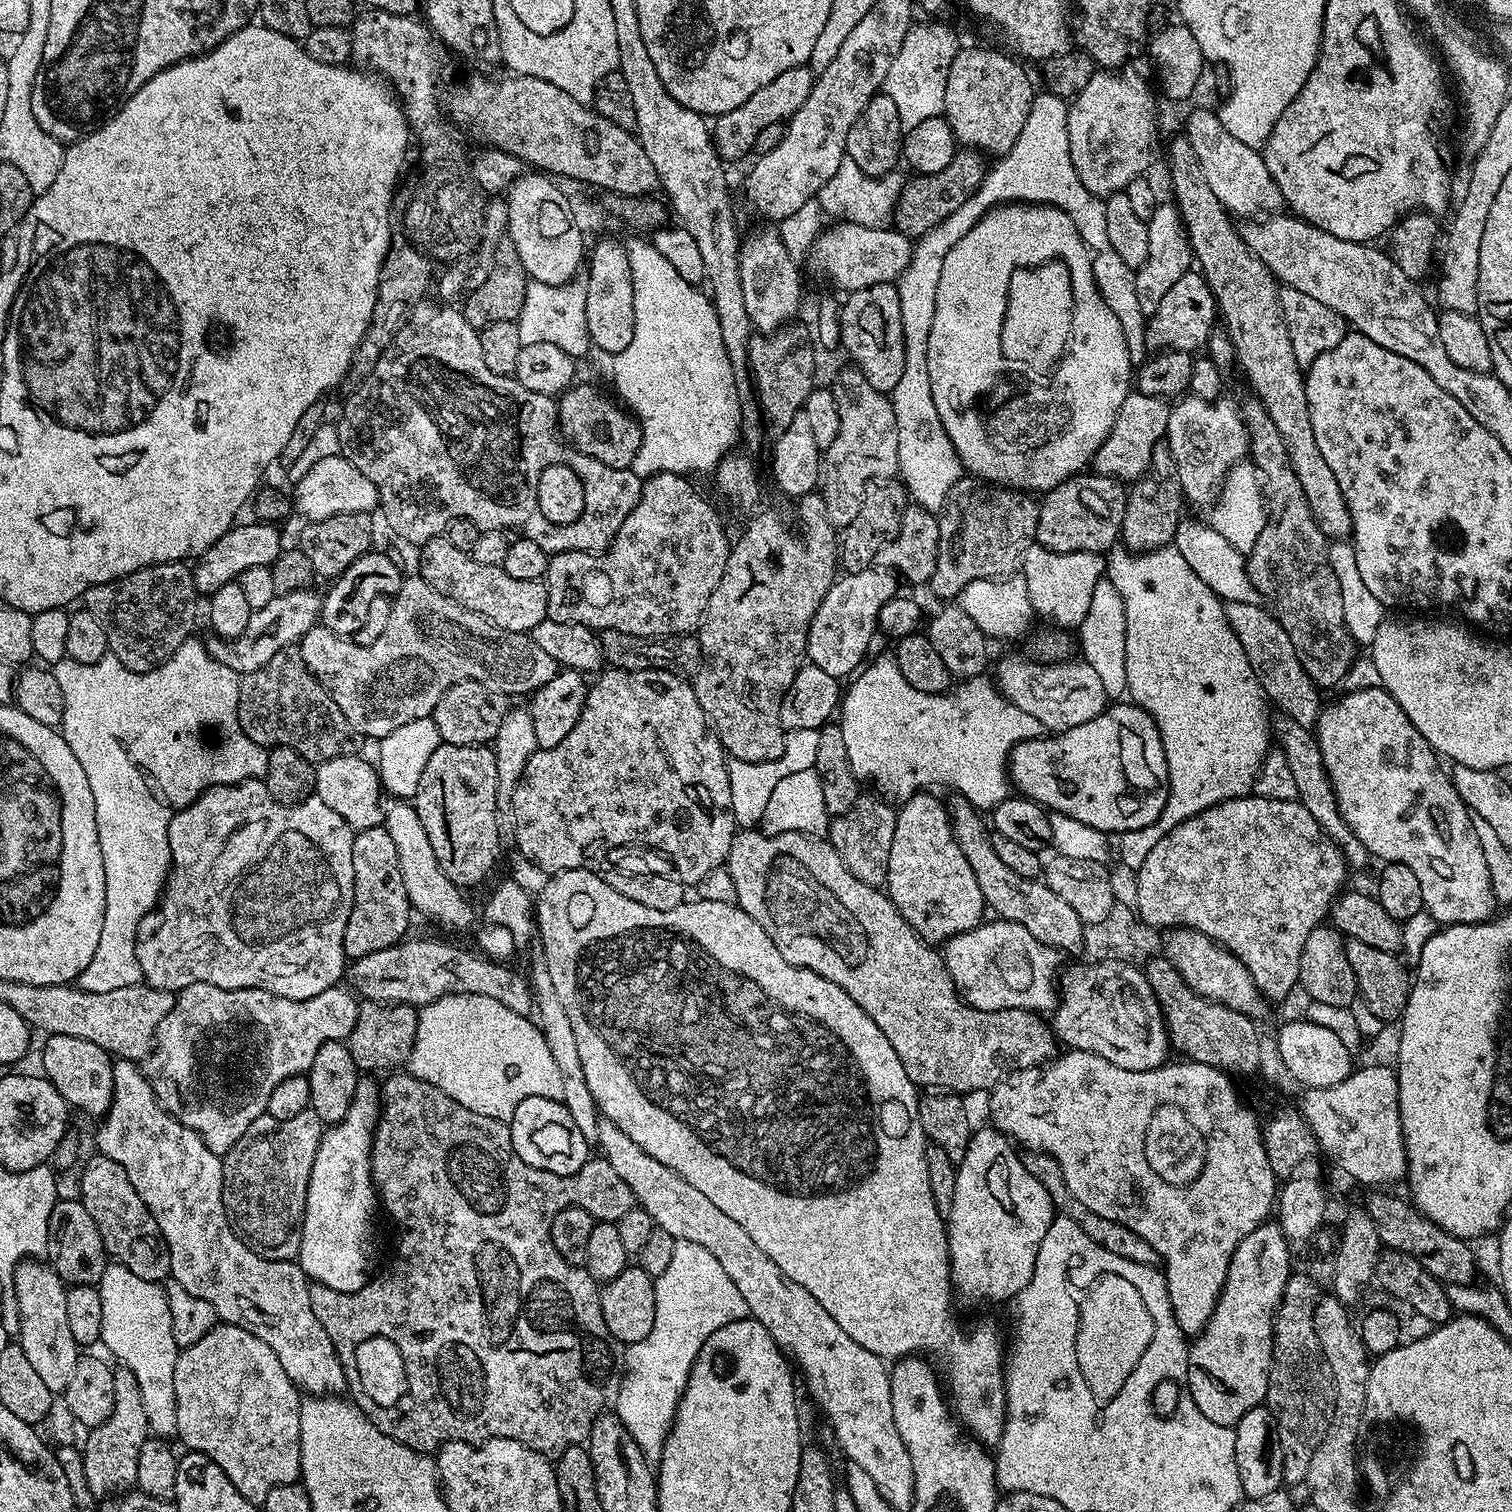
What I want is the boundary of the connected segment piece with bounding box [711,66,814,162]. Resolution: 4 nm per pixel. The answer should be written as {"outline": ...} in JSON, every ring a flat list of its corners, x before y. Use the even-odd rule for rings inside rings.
{"outline":[[811,67,791,68,783,74,778,74,774,82,762,86,762,90,756,91,750,98,746,98,742,106,734,106,734,110,715,117,714,127,711,129,712,143,716,145,721,157,731,162,742,159,746,154,749,155,754,146,754,138,758,138,758,130,766,130,766,126,788,121,800,109,802,102,810,98,813,79,814,72]]}

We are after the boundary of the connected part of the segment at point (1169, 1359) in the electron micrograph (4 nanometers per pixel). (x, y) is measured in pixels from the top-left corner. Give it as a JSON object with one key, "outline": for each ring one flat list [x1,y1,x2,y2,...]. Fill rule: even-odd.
{"outline":[[1125,1264,1124,1266,1112,1267,1106,1266,1103,1272,1110,1272,1110,1274,1116,1274,1122,1278,1122,1274,1134,1284,1138,1284,1138,1288,1142,1289,1142,1302,1144,1306,1148,1308,1148,1312,1154,1318,1156,1322,1156,1338,1152,1342,1152,1346,1144,1352,1144,1358,1140,1360,1136,1372,1132,1374,1130,1378,1130,1370,1126,1372,1120,1388,1112,1394,1112,1396,1106,1396,1106,1398,1114,1398,1114,1400,1120,1400,1122,1394,1124,1394,1124,1388,1128,1382,1140,1382,1140,1386,1148,1386,1149,1390,1155,1393,1160,1388,1159,1384,1164,1384,1167,1380,1180,1380,1183,1381,1188,1374,1188,1350,1190,1347,1189,1341,1186,1339,1184,1331,1178,1326,1178,1322,1174,1318,1174,1310,1170,1306,1170,1298,1168,1297,1167,1287,1162,1286,1159,1279,1151,1280,1150,1277,1145,1276,1145,1265,1142,1264],[1182,1346,1182,1348,1180,1348]]}

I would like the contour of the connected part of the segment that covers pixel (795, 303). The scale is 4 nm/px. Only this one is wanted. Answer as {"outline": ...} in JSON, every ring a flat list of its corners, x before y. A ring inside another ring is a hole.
{"outline":[[764,226,761,232,743,237,740,245,740,277,742,278,742,298,746,301,746,314,757,333,767,334,783,328,793,319,800,308,800,272,796,269,797,261,789,254,779,231,772,226]]}

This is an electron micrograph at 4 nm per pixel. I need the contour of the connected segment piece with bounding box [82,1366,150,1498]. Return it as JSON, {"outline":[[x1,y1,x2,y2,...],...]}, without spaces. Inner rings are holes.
{"outline":[[123,1366,117,1367,112,1377,114,1410,110,1410,110,1418,106,1418,106,1422,87,1433,88,1437,82,1443,86,1482,92,1495,97,1498,123,1493,136,1484,138,1454,141,1453,142,1444,150,1437,146,1410,142,1406,142,1390,138,1390,138,1378,134,1378,134,1374,130,1374,130,1370]]}

